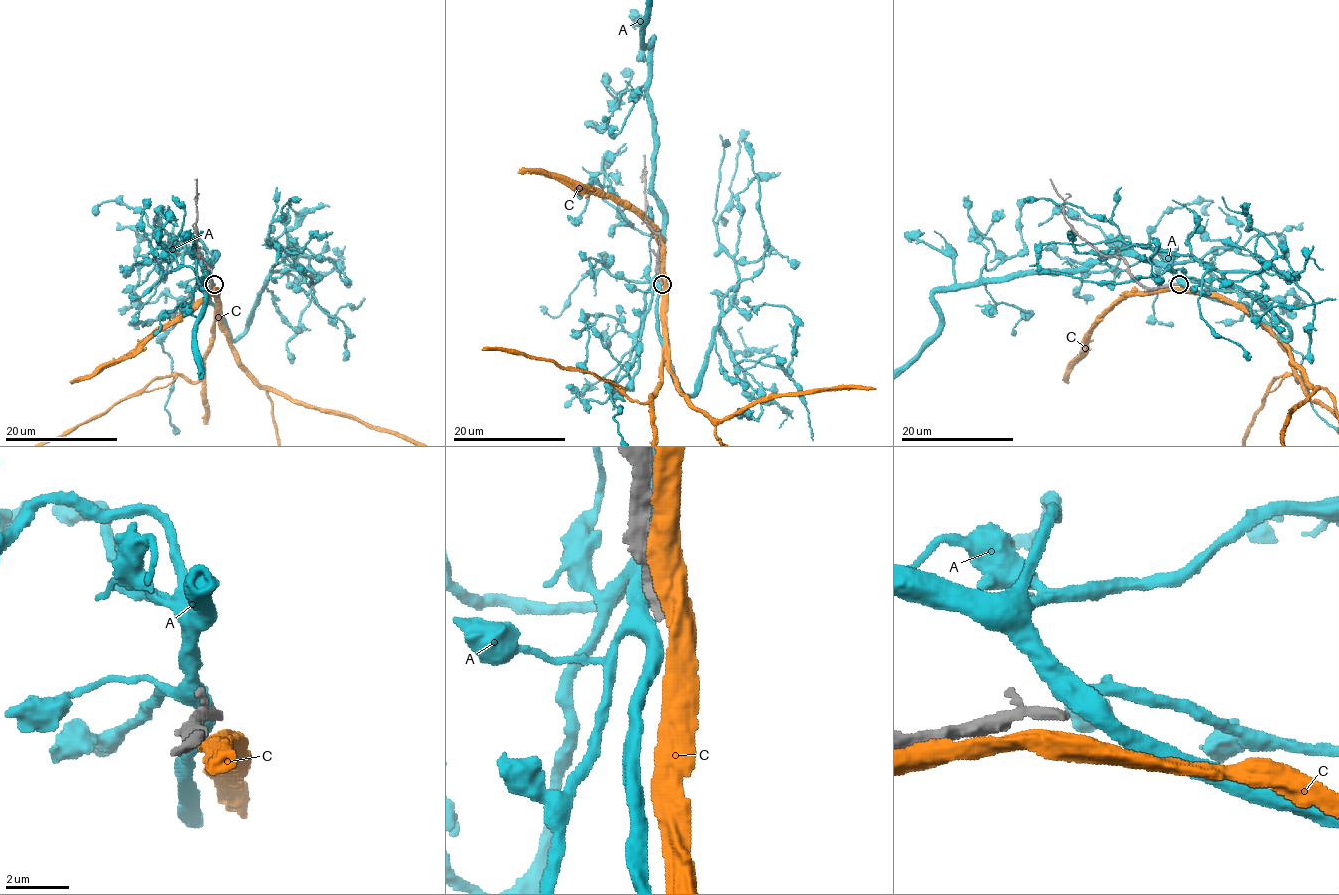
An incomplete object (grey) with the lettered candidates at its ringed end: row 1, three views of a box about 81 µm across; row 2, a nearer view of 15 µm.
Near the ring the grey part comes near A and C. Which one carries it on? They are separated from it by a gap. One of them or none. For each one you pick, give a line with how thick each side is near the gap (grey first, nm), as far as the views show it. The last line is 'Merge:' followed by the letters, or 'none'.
Merge: none

